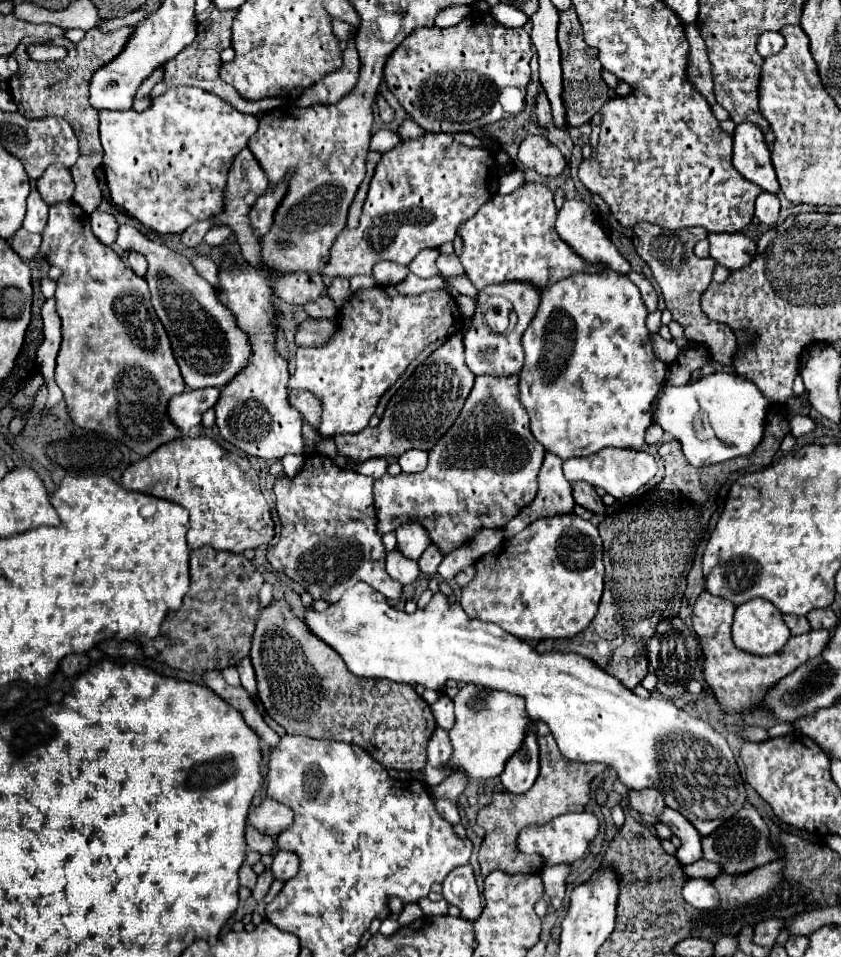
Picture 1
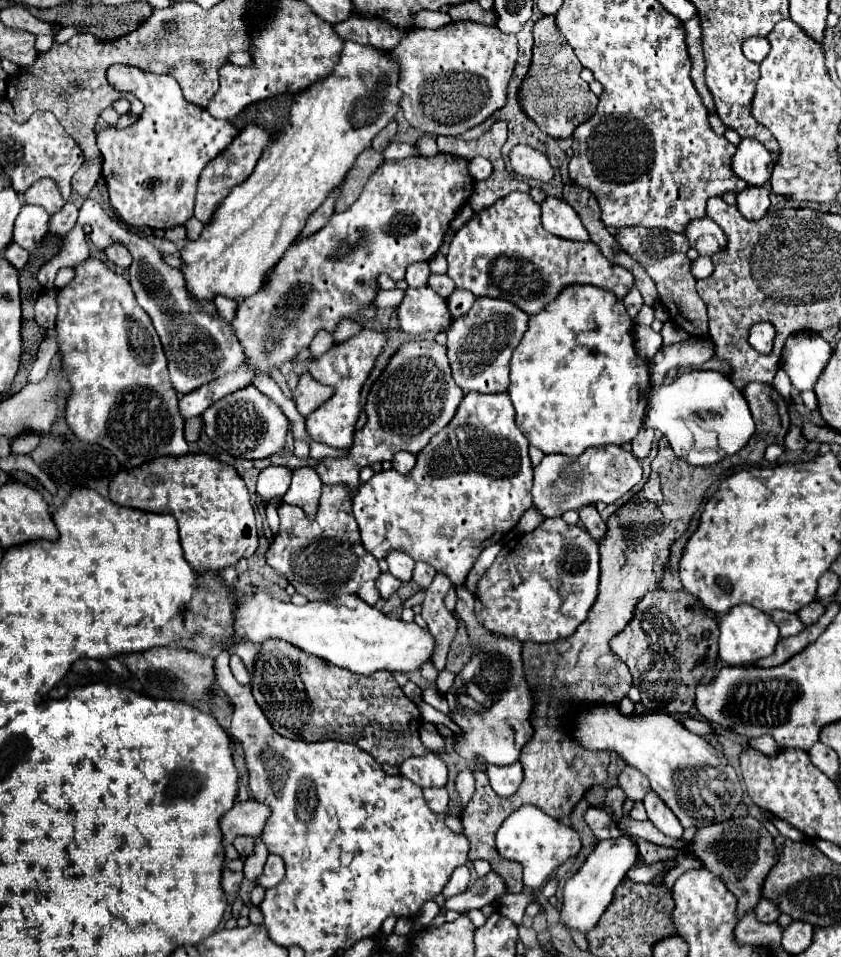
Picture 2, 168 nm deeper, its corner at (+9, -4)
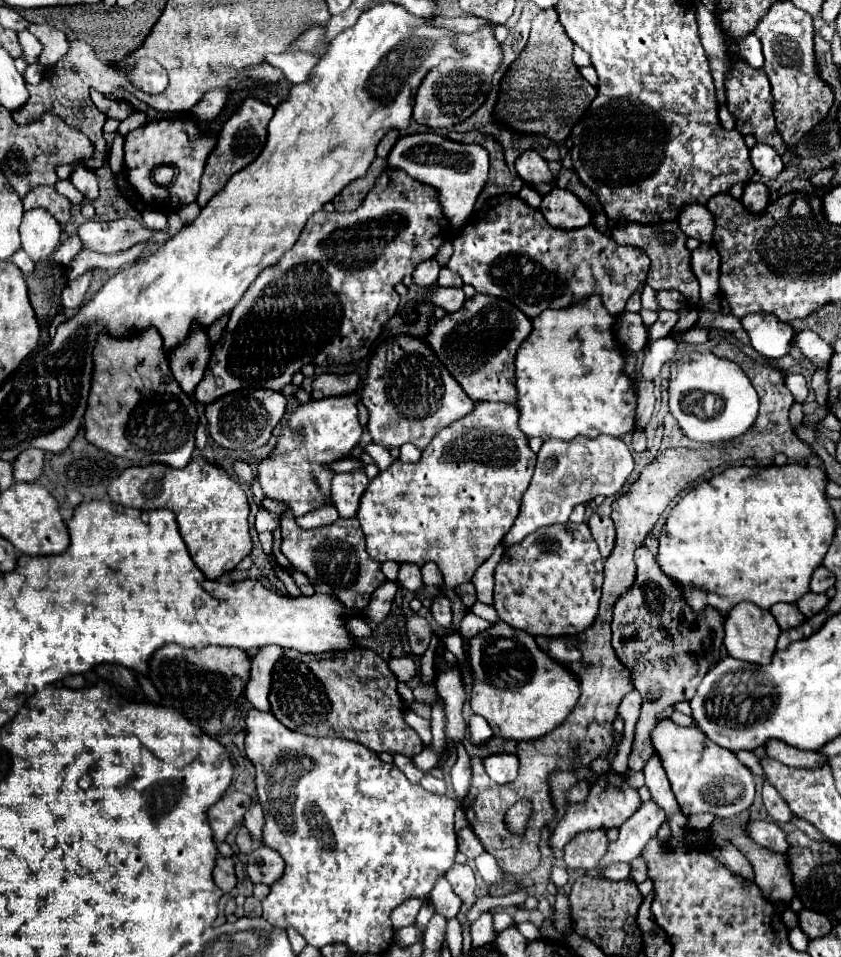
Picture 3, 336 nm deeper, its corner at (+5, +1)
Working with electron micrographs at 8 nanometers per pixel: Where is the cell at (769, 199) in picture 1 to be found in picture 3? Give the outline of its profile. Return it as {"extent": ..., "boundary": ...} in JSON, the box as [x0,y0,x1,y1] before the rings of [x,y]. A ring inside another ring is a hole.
{"extent":[741,182,769,214],"boundary":[[[749,182],[745,186],[741,202],[743,202],[745,210],[749,210],[751,214],[759,214],[769,204],[769,188],[765,184],[761,184],[761,182]]]}

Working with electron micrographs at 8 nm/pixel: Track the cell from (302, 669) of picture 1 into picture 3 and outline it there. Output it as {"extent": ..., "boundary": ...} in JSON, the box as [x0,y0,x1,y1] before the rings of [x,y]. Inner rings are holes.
{"extent":[269,648,425,758],"boundary":[[[369,648],[331,656],[285,650],[283,658],[275,664],[269,702],[271,714],[279,722],[307,736],[345,738],[373,752],[403,754],[409,758],[425,748],[419,734],[403,720],[395,674],[389,670],[387,660]]]}

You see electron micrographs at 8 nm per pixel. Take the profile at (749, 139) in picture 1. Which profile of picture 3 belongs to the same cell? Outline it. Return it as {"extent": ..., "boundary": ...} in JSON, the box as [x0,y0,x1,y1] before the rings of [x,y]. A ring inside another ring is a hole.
{"extent":[751,142,783,178],"boundary":[[[757,142],[753,148],[751,148],[751,162],[753,162],[753,168],[763,174],[763,176],[769,176],[769,178],[775,178],[781,170],[783,170],[783,162],[781,162],[781,156],[767,144],[761,144]]]}

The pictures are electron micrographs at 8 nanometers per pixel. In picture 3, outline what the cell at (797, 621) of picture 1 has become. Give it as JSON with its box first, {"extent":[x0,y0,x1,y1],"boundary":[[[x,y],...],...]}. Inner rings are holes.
{"extent":[769,602,805,630],"boundary":[[[779,602],[779,604],[775,604],[769,612],[771,612],[773,618],[779,622],[779,628],[781,628],[781,630],[799,626],[799,624],[805,620],[805,616],[797,610],[795,604],[783,604],[783,602]]]}

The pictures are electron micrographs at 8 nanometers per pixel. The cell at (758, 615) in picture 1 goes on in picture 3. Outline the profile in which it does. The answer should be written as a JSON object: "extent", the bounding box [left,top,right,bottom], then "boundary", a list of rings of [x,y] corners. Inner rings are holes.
{"extent":[723,602,781,664],"boundary":[[[739,602],[725,616],[723,644],[725,644],[727,652],[729,652],[729,656],[733,656],[733,658],[747,660],[747,662],[753,662],[753,664],[769,664],[771,656],[775,652],[775,644],[777,644],[779,634],[781,634],[781,630],[779,630],[775,618],[771,616],[771,612],[755,606],[753,602]]]}

